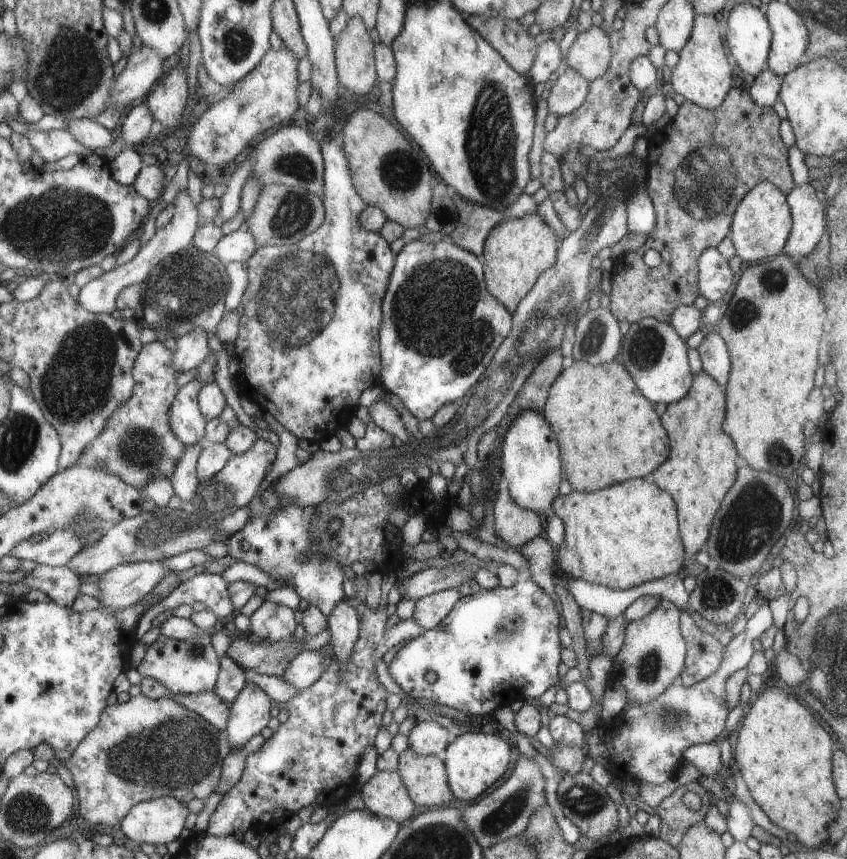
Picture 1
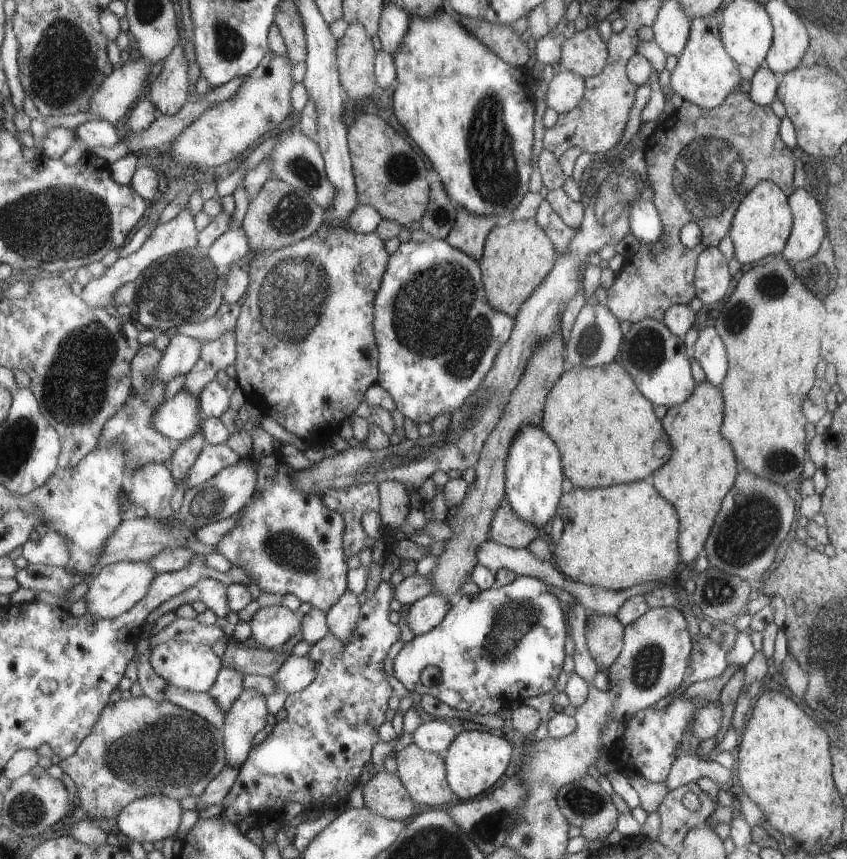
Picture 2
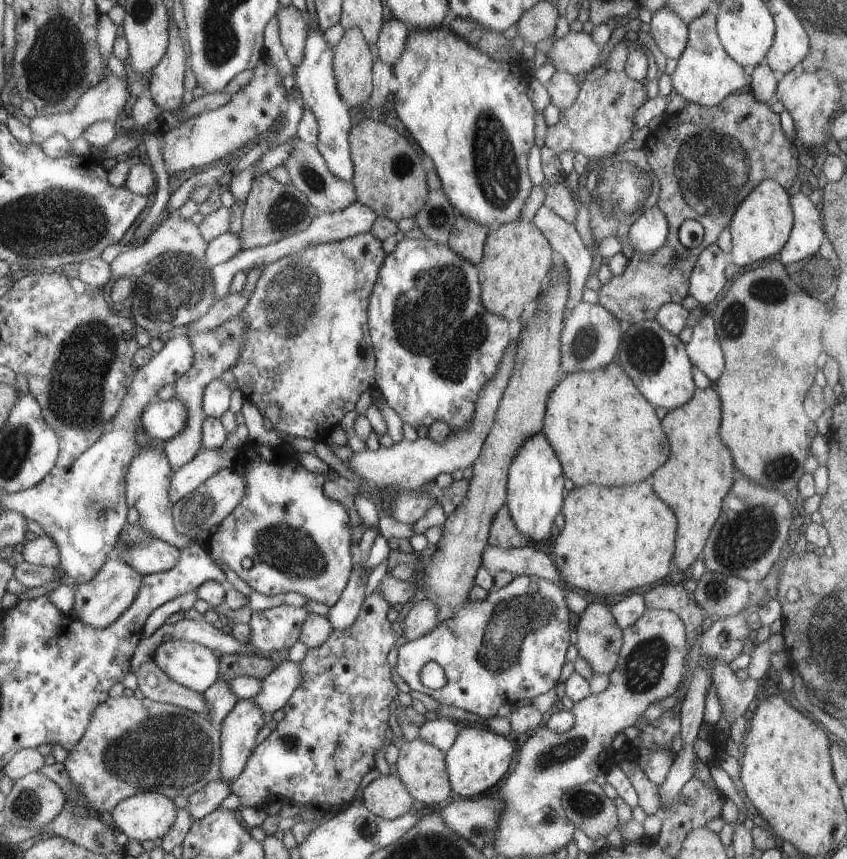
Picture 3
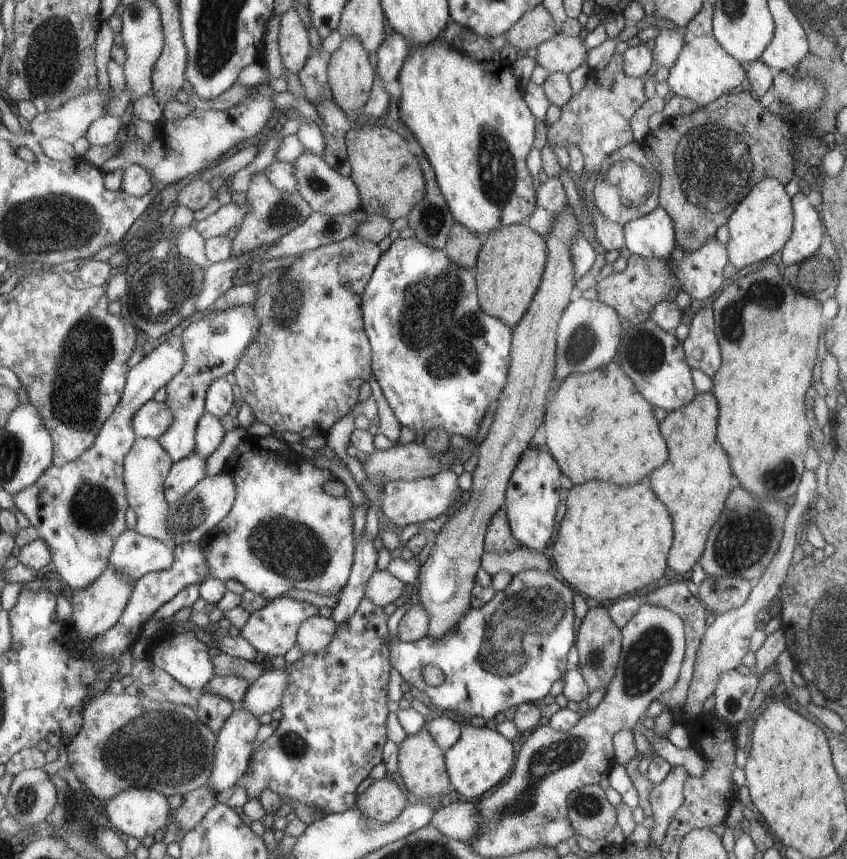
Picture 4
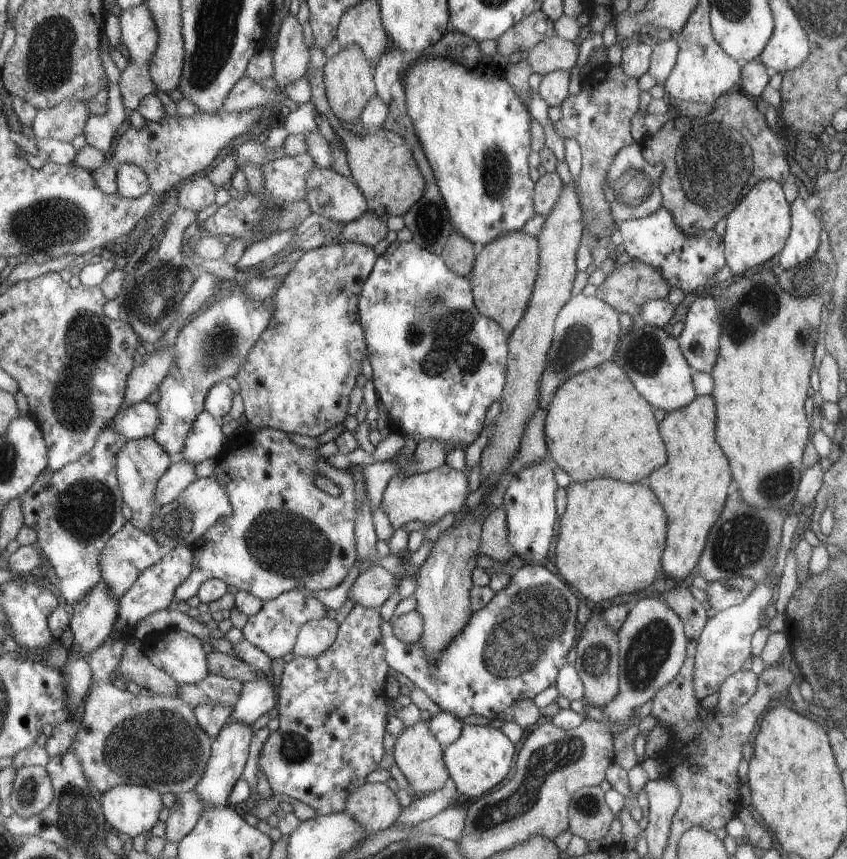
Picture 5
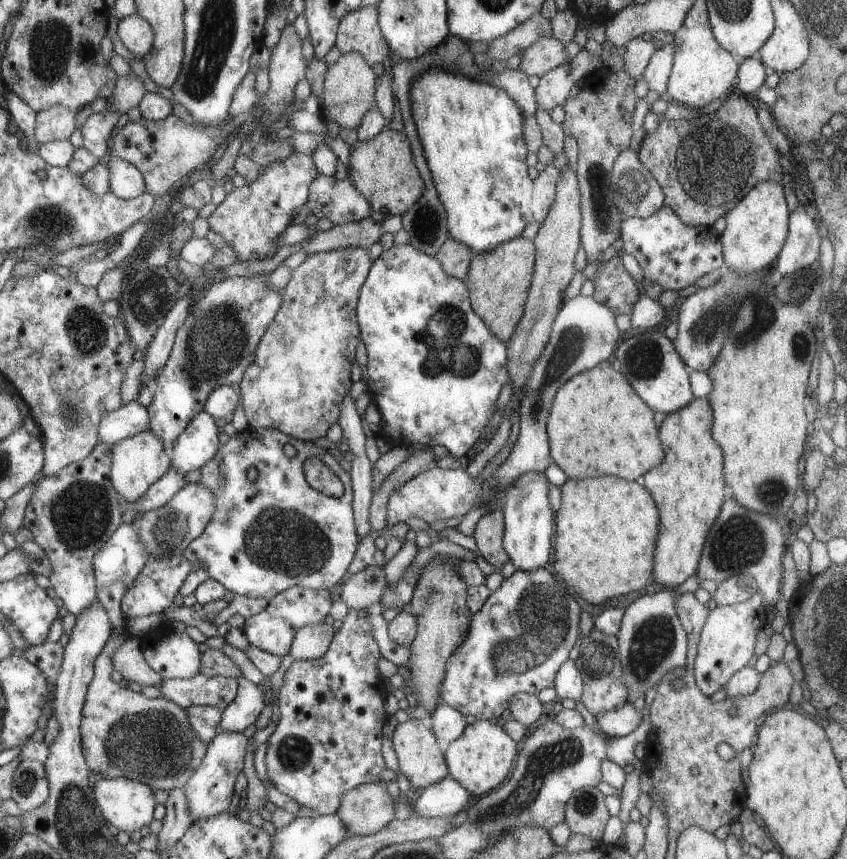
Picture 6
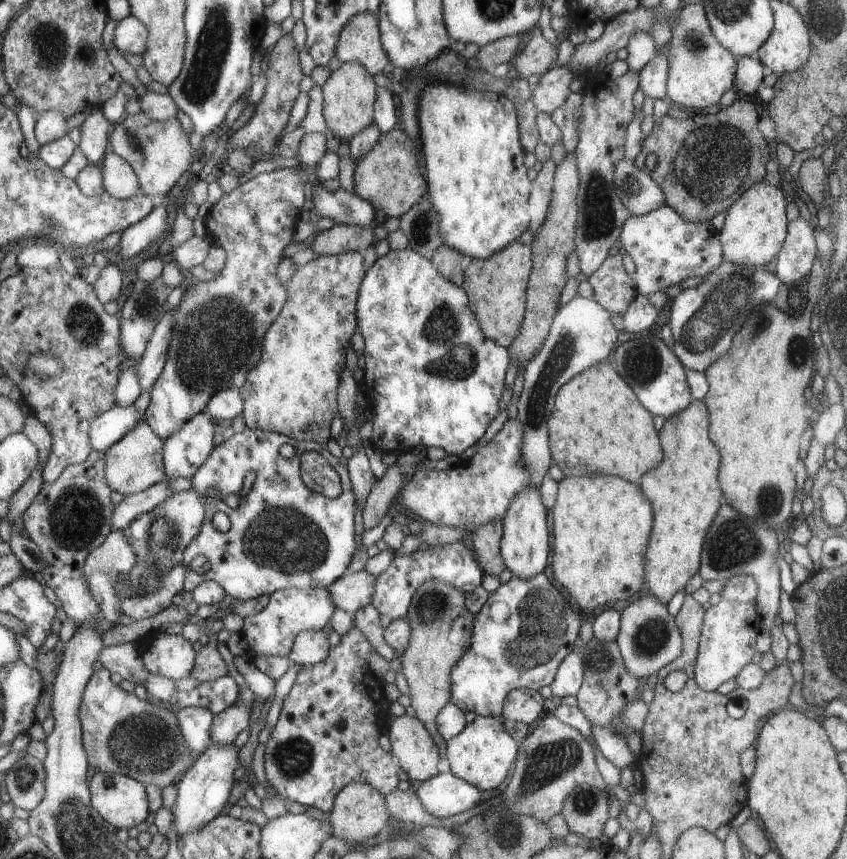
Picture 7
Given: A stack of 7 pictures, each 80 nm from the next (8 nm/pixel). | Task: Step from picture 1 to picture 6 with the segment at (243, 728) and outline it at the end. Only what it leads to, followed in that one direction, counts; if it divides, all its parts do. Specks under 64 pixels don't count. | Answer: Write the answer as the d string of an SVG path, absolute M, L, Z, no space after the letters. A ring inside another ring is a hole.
M221 731L209 743L204 761L184 786L188 796L188 805L196 816L196 820L215 817L229 810L233 802L235 782L246 767L247 744L249 744L249 739L241 731Z

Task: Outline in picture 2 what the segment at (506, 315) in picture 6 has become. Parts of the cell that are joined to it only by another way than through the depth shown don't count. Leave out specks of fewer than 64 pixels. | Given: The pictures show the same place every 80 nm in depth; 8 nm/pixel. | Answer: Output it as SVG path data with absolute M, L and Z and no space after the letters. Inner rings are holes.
M535 219L511 220L488 234L484 256L479 259L480 275L488 303L511 318L531 296L533 289L544 280L555 264L555 247Z

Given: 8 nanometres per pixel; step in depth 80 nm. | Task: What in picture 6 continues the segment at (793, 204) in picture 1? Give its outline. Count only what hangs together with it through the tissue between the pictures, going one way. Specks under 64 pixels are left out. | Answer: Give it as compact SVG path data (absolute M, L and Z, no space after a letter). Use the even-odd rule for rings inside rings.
M798 204L789 217L789 232L779 256L776 257L775 268L781 276L789 276L797 268L809 268L809 264L817 258L819 234L815 221L805 212L803 205Z

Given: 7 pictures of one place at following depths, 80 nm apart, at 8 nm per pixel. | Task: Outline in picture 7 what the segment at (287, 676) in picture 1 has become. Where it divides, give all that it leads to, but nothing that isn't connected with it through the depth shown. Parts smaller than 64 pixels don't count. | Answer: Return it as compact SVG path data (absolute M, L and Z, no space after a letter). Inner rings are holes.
M218 643L220 653L228 662L229 672L234 679L241 685L239 700L232 704L229 708L216 714L211 729L212 742L215 743L232 743L235 738L249 727L249 725L257 716L259 707L256 694L253 692L252 686L246 681L245 676L239 672L235 664L231 650L227 648L227 644Z

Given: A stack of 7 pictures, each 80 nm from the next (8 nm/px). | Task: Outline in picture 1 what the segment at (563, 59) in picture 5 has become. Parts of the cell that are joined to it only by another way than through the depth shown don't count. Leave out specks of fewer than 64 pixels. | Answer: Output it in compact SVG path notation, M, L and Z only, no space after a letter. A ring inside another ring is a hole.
M591 25L577 33L567 50L567 68L576 70L587 82L600 77L612 58L612 49L605 26Z

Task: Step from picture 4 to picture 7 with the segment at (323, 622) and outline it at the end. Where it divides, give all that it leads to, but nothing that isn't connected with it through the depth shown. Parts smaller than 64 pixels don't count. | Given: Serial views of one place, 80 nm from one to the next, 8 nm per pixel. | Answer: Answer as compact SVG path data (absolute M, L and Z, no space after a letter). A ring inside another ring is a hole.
M305 629L295 636L286 656L292 663L312 665L327 656L329 647L327 635L321 629Z

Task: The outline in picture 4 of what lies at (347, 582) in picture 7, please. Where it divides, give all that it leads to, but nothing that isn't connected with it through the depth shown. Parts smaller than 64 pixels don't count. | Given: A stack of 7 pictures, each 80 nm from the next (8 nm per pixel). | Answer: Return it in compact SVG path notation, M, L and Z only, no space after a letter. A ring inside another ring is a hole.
M375 570L367 579L364 597L376 603L378 607L384 607L397 600L404 588L405 585L397 578L393 578L386 570Z

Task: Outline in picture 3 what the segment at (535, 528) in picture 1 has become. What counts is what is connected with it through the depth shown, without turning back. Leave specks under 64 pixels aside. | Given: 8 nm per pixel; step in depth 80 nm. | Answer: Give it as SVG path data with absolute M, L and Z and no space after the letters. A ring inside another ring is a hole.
M507 505L501 506L488 530L487 544L492 547L512 548L531 544L530 538L514 525Z

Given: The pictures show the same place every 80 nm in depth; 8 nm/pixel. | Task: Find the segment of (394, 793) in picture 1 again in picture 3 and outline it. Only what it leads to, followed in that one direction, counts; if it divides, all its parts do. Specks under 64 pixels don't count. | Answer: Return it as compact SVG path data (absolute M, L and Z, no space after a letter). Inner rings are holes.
M379 775L362 790L362 805L384 819L400 817L413 809L412 797L395 775Z

